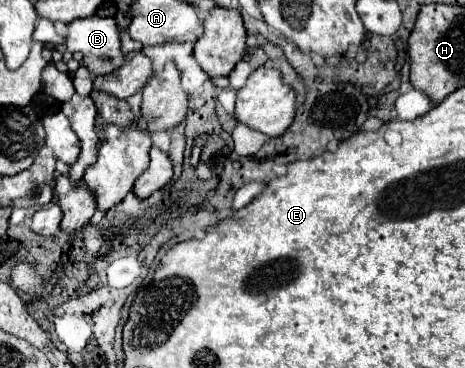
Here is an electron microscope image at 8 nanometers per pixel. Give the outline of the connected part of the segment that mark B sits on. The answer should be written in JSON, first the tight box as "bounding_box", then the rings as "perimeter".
{"bounding_box":[66,16,124,76],"perimeter":[[[88,16],[72,20],[68,24],[66,50],[70,54],[82,54],[82,64],[96,76],[110,74],[124,64],[114,18]]]}

